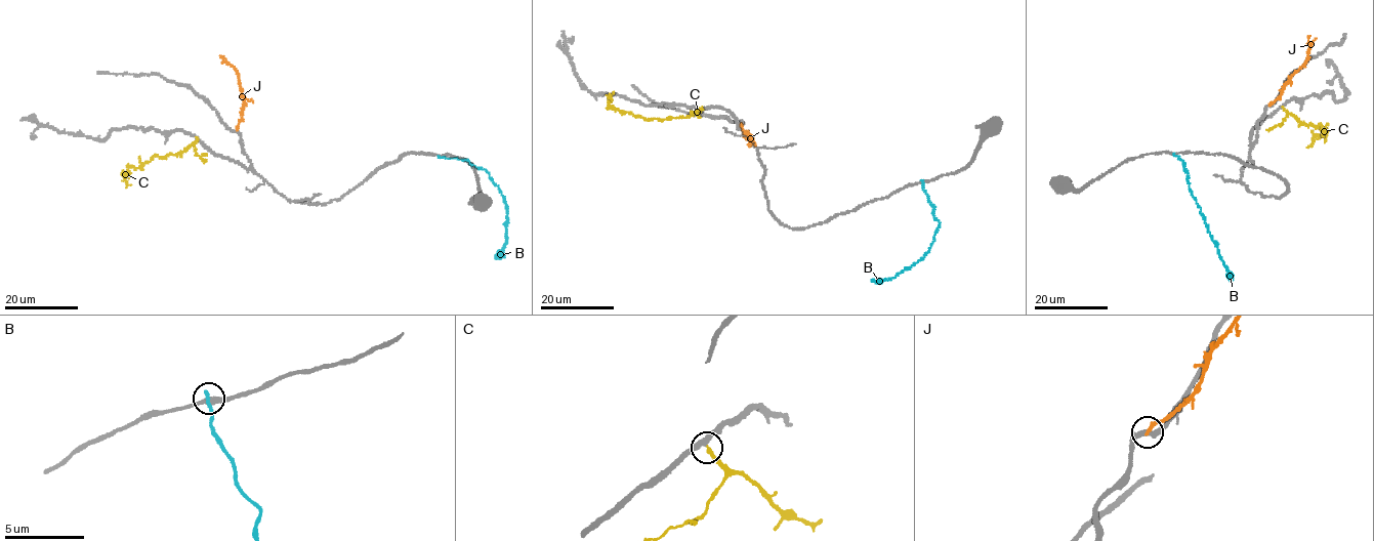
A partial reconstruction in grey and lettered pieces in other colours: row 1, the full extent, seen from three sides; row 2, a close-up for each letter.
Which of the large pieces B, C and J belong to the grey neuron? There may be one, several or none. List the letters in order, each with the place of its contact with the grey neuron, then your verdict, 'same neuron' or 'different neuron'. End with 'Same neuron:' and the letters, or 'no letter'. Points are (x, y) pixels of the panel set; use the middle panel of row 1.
B: meets grey at (922, 181); different neuron
C: meets grey at (700, 111); same neuron
J: meets grey at (740, 123); different neuron
Same neuron: C

